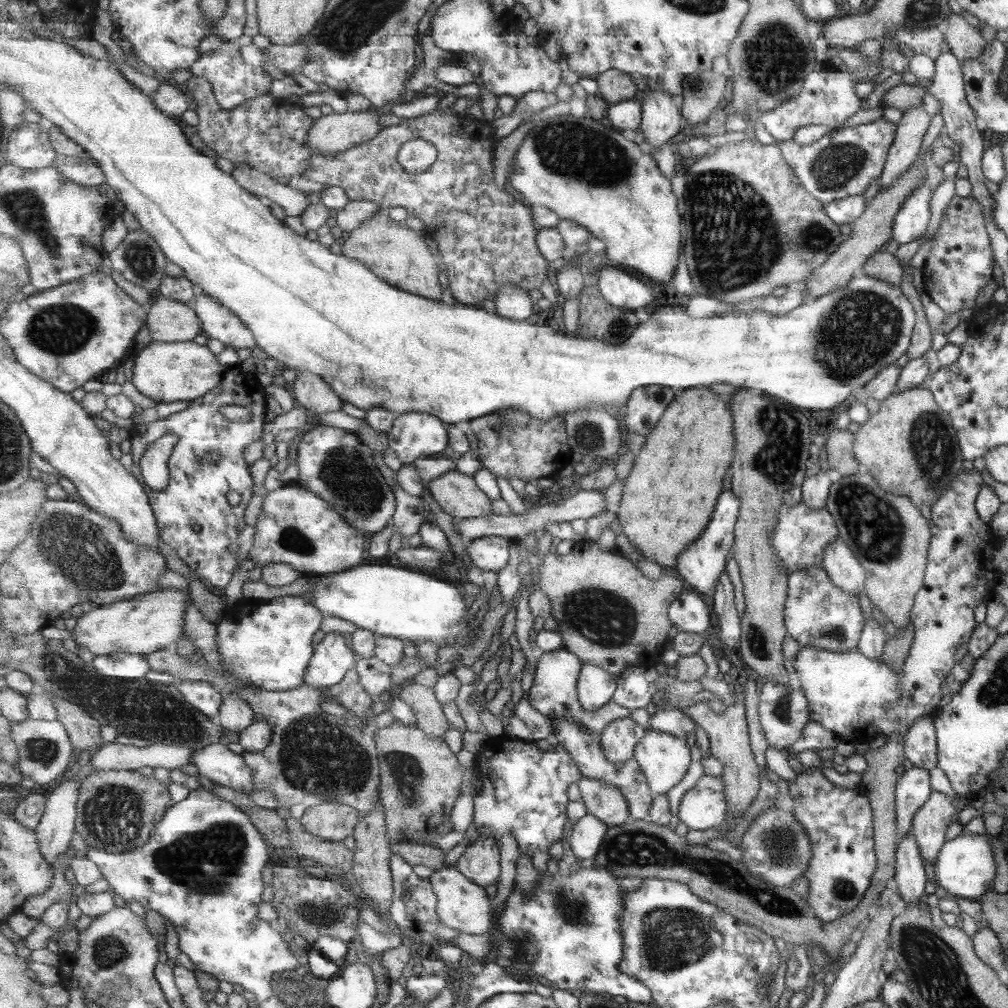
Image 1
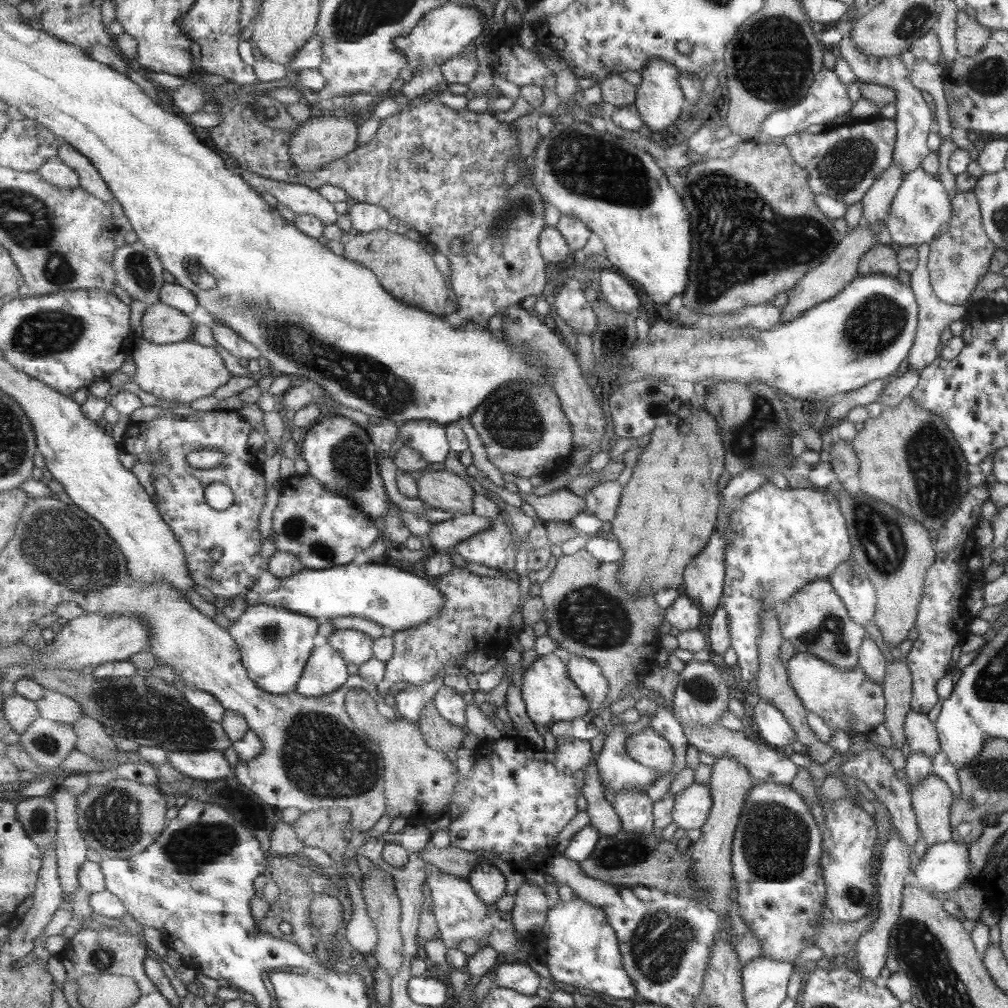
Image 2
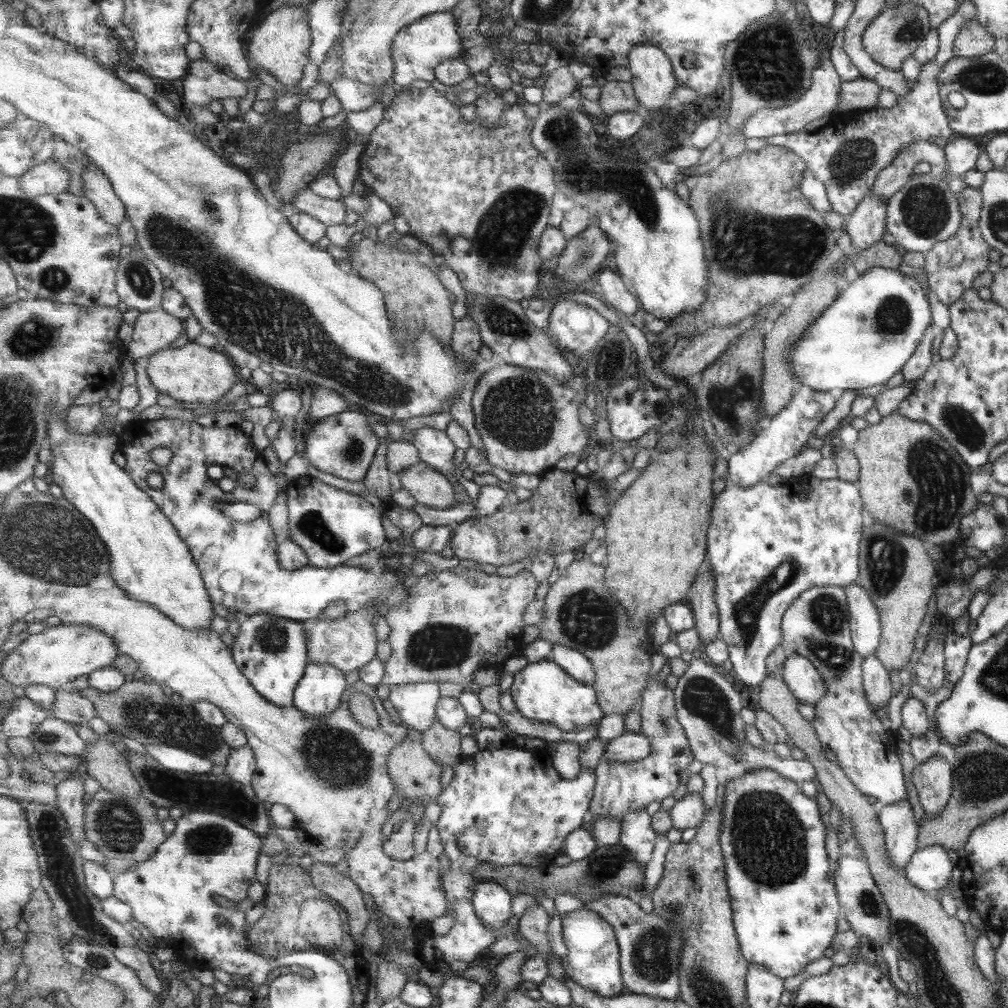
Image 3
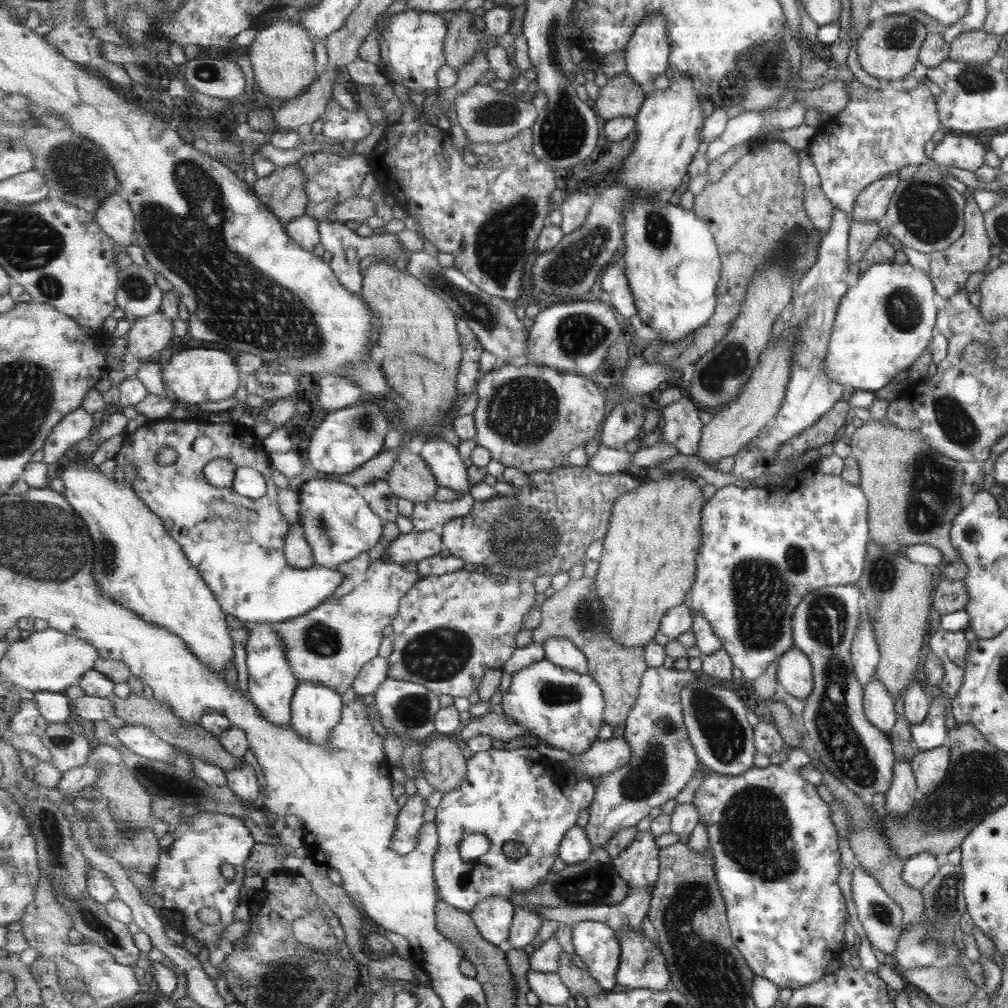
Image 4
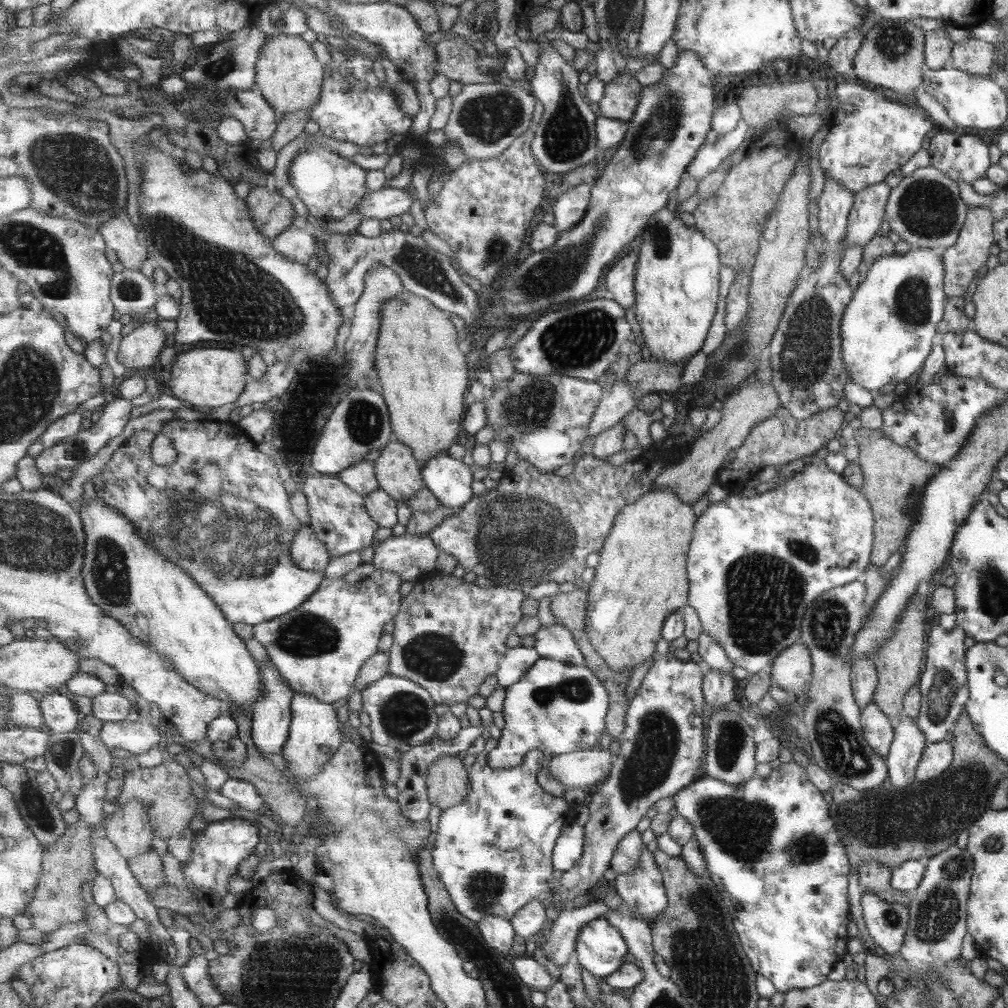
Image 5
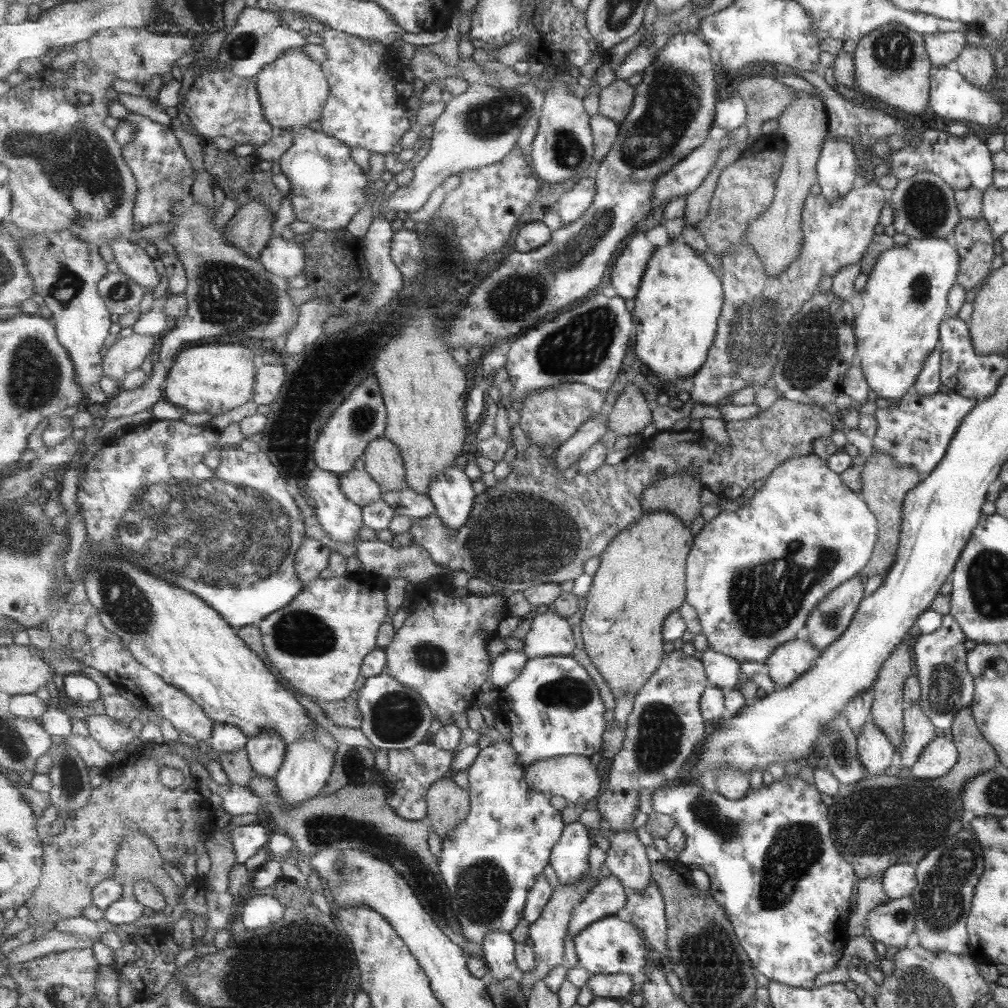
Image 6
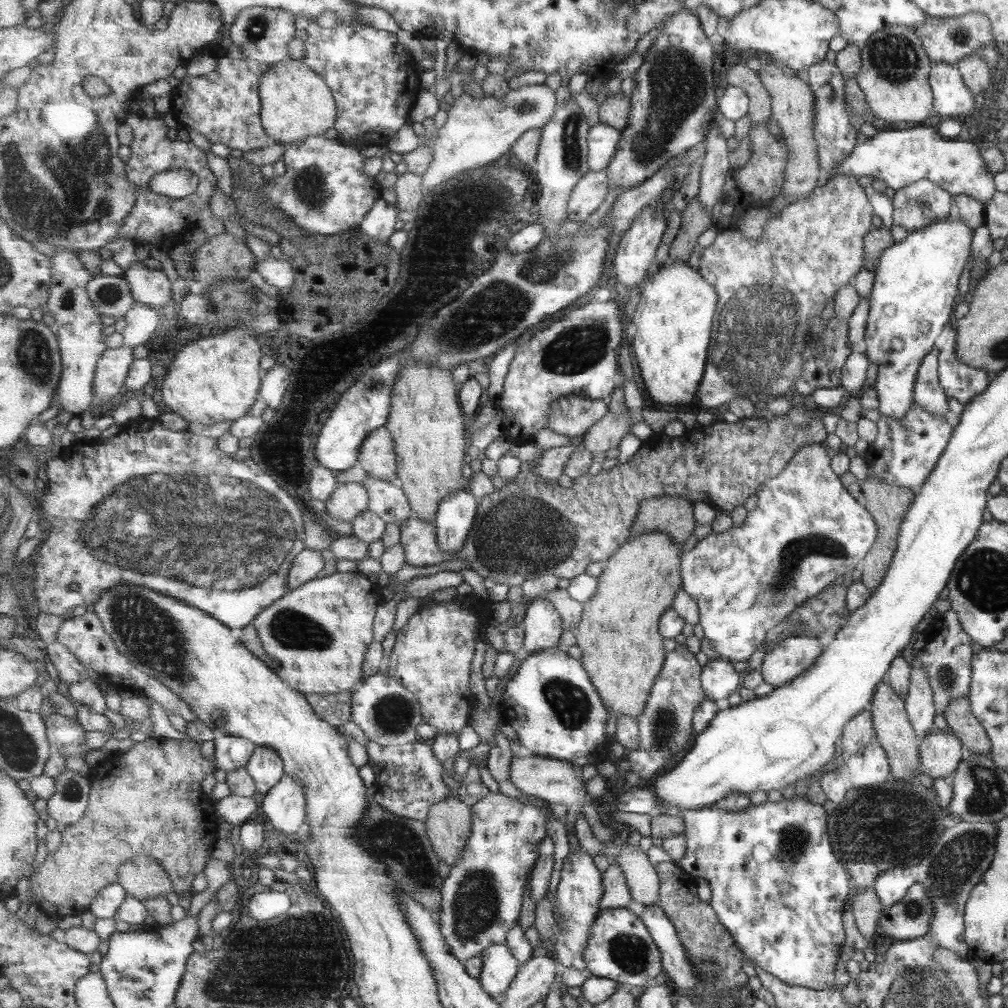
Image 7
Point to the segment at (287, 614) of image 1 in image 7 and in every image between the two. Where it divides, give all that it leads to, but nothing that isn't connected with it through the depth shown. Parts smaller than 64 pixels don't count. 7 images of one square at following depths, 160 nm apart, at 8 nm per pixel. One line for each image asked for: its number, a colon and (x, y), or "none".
2: (277, 643)
3: (273, 653)
4: (272, 684)
5: (271, 717)
6: (267, 752)
7: (266, 766)

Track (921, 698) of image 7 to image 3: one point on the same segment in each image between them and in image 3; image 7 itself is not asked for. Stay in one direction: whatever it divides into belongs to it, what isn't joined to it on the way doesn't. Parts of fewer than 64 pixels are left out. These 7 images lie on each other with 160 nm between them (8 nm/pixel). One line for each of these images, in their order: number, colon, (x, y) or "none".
3: (901, 833)
4: (902, 793)
5: (907, 744)
6: (918, 732)

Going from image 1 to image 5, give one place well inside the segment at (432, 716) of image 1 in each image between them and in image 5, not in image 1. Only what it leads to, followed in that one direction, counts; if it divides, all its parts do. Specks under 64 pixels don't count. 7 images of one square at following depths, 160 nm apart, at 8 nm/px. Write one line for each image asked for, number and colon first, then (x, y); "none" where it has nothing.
2: (439, 733)
3: (444, 745)
4: (447, 768)
5: (448, 781)

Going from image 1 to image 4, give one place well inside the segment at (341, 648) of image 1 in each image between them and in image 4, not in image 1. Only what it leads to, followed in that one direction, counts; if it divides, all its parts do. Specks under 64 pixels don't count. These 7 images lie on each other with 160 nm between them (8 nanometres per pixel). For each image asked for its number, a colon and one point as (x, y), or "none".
2: (326, 672)
3: (320, 692)
4: (317, 709)

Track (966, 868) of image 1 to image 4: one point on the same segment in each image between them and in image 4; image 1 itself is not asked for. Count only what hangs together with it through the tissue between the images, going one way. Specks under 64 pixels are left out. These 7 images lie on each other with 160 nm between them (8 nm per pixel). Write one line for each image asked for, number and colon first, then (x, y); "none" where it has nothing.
2: (943, 866)
3: (929, 868)
4: (918, 869)

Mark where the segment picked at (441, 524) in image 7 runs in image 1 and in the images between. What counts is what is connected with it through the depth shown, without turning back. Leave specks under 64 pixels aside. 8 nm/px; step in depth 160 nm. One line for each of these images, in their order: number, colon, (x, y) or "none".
1: (416, 435)
2: (430, 438)
3: (435, 447)
4: (444, 460)
5: (450, 480)
6: (453, 493)

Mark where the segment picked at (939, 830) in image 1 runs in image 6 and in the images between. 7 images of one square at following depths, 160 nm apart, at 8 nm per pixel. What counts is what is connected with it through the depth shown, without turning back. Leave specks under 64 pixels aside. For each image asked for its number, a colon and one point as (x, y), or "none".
2: (931, 797)
3: (932, 779)
4: (928, 767)
5: (936, 757)
6: (938, 756)

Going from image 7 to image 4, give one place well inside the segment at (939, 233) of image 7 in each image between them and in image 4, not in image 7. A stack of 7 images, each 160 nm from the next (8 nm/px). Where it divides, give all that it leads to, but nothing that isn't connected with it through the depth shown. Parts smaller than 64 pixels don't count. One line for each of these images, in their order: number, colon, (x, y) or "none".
4: (884, 321)
5: (887, 328)
6: (904, 299)

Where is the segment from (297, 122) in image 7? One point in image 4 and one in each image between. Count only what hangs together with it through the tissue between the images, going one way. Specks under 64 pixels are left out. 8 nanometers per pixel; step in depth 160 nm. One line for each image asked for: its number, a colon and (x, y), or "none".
4: (283, 55)
5: (291, 79)
6: (294, 90)

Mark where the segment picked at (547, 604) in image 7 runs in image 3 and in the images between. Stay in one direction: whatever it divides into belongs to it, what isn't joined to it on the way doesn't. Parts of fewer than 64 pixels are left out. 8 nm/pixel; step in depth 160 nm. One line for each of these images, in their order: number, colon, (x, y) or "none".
3: (580, 667)
4: (561, 651)
5: (556, 641)
6: (551, 635)

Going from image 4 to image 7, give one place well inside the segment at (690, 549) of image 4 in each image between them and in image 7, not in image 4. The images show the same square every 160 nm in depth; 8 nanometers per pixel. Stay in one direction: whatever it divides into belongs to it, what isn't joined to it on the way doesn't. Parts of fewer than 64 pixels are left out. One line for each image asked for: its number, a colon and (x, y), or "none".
5: (641, 580)
6: (642, 578)
7: (622, 648)

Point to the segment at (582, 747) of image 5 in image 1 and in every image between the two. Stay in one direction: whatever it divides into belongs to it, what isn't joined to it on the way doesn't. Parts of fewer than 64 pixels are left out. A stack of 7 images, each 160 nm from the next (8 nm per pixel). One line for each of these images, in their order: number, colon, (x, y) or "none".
1: (554, 692)
2: (550, 694)
3: (542, 691)
4: (561, 707)

